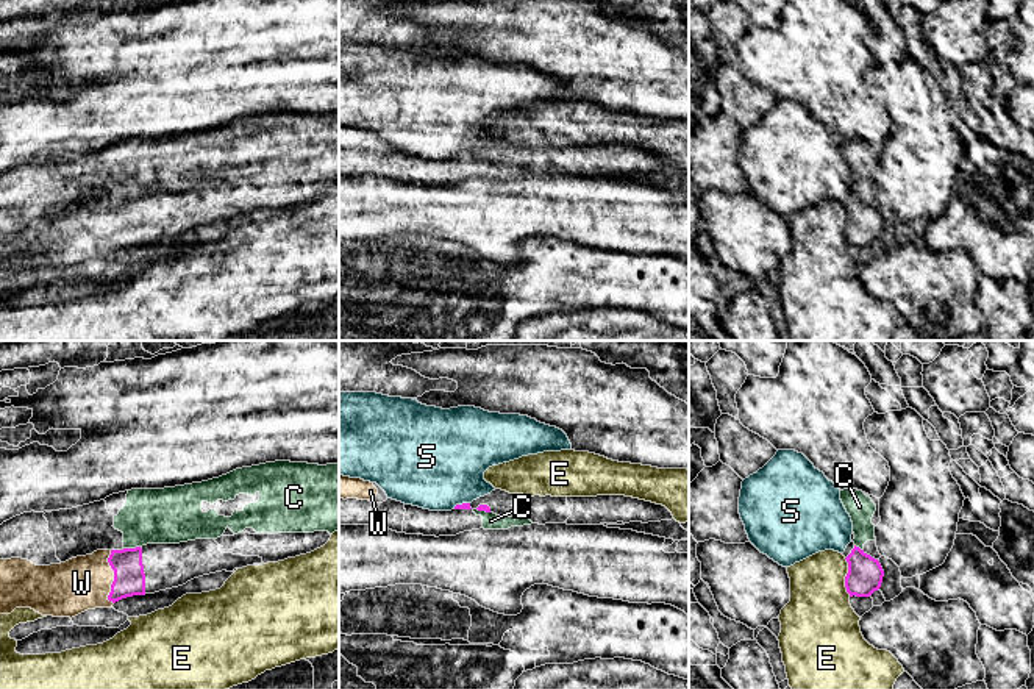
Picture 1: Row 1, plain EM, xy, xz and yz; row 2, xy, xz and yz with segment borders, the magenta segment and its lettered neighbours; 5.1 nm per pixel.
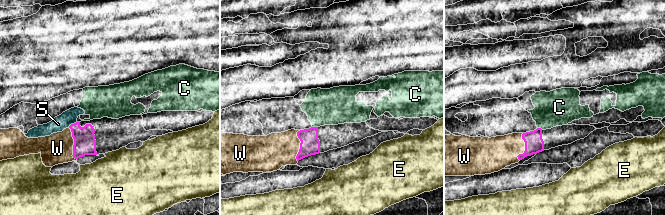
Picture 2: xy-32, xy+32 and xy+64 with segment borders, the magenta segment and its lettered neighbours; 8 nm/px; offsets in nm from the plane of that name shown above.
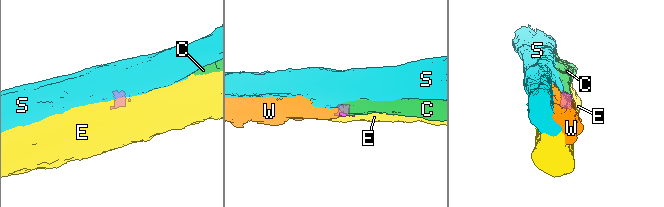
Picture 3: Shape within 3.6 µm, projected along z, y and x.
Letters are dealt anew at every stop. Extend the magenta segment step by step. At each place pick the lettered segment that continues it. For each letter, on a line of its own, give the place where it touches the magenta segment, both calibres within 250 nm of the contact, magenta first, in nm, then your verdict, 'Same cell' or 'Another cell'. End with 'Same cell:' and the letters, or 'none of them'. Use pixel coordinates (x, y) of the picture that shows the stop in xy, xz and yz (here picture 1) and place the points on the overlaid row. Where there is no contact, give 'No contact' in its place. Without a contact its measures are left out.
C: Touches magenta at xy (131, 549). Thickness 160 nm (magenta) against 280 nm. Same cell
E: Touches magenta at yz (845, 577). Thickness 180 nm (magenta) against 360 nm. Another cell
S: Touches magenta at xz (463, 503). Thickness 30 nm (magenta) against 480 nm. Another cell
W: Touches magenta at xy (114, 577). Thickness 160 nm (magenta) against 280 nm. Same cell
Same cell: C, W

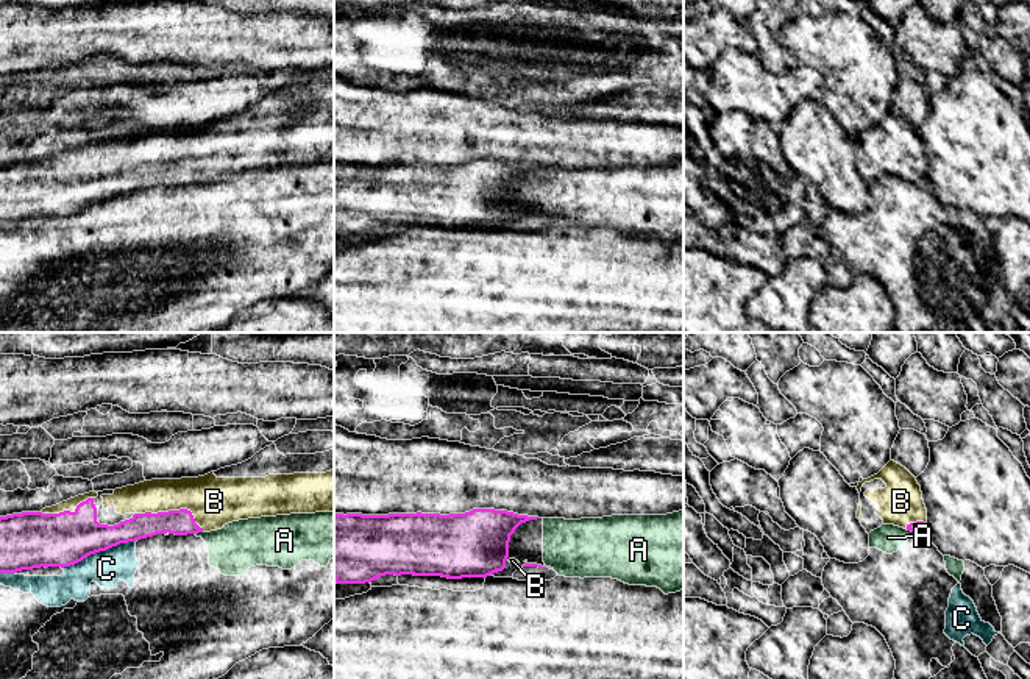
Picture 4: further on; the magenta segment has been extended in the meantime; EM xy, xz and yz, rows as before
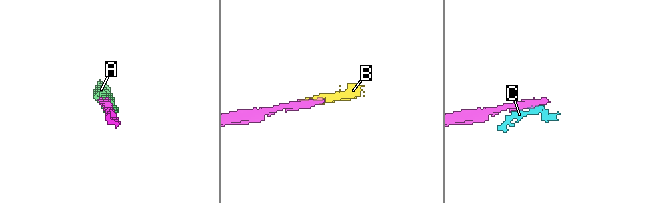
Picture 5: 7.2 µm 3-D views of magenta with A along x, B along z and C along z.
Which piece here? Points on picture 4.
A: Touches magenta at yz (910, 529). Thickness 60 nm (magenta) against 140 nm. Another cell
B: Touches magenta at xy (172, 511). Thickness 130 nm (magenta) against 260 nm. Same cell
C: Touches magenta at xy (99, 551). Thickness 280 nm (magenta) against 180 nm. Another cell
Same cell: B

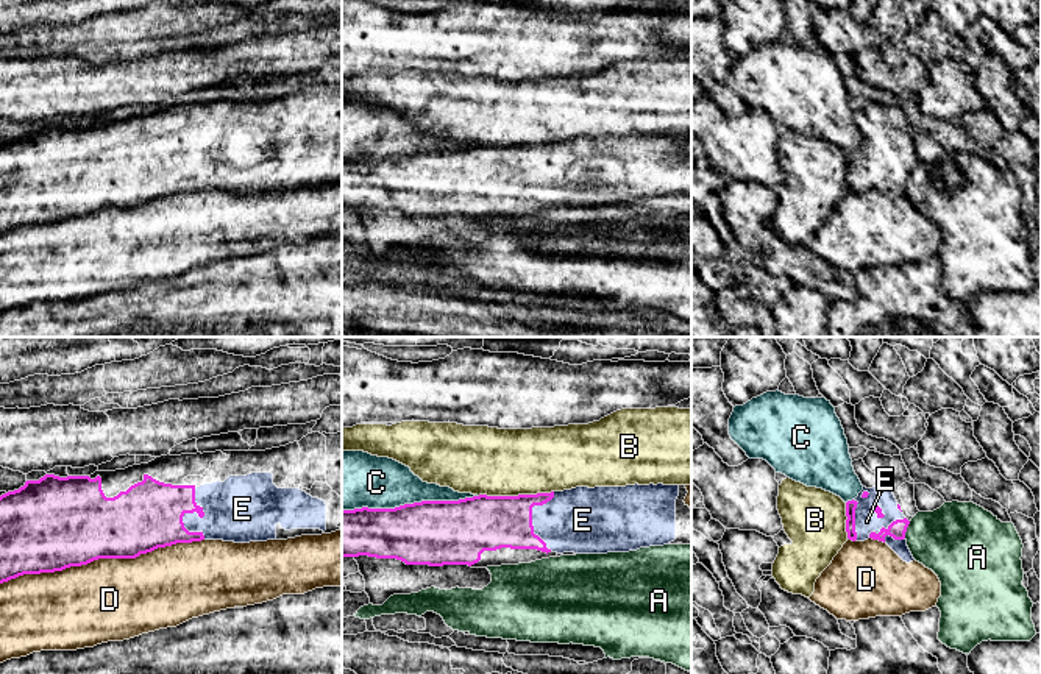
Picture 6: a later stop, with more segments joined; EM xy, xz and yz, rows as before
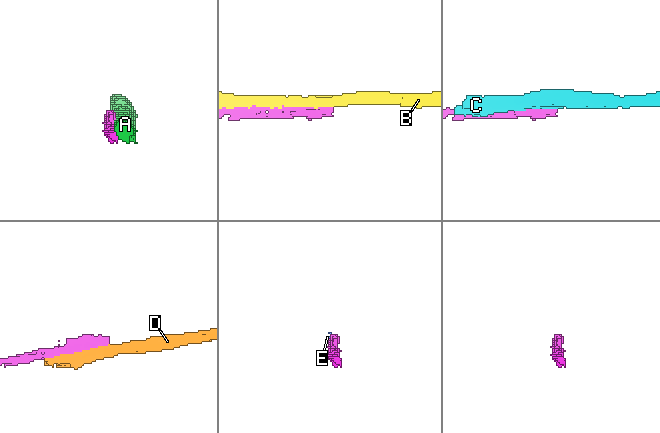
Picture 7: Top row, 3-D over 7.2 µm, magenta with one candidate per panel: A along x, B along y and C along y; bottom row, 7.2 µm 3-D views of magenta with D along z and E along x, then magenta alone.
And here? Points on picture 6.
A: Touches magenta at yz (905, 529). Thickness 90 nm (magenta) against 360 nm. Another cell
B: Touches magenta at xz (515, 496). Thickness 280 nm (magenta) against 360 nm. Another cell
C: Touches magenta at xz (409, 504). Thickness 340 nm (magenta) against 280 nm. Another cell
D: Touches magenta at xy (102, 557). Thickness 460 nm (magenta) against 440 nm. Another cell
E: Touches magenta at xy (191, 512). Thickness 340 nm (magenta) against 320 nm. Same cell
Same cell: E

